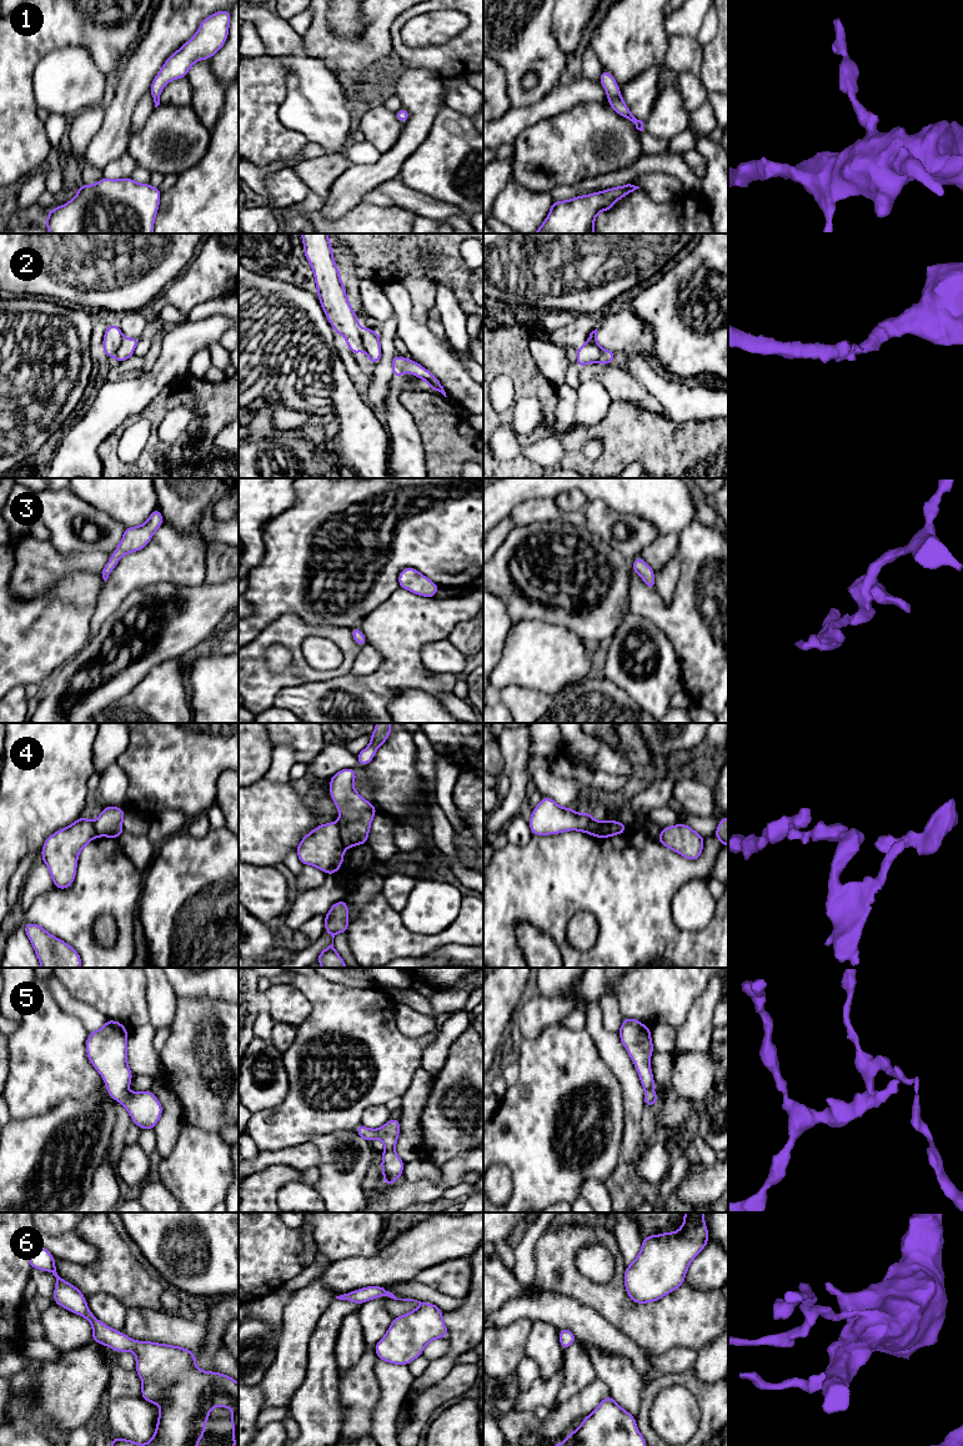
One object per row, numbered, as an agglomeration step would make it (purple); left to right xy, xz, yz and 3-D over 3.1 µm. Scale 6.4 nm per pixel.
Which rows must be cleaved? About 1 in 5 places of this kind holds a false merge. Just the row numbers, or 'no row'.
2, 4

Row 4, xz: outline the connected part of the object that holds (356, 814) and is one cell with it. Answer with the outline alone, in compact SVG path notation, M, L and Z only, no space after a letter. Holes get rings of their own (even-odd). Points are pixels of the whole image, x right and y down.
M352 768L341 769L330 778L330 794L340 812L336 823L345 848L367 843L370 825L377 812L355 790L355 779L356 770Z

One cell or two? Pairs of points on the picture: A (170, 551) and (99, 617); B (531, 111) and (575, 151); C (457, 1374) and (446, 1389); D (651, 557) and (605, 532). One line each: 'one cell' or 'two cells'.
A: one cell
B: two cells
C: one cell
D: two cells

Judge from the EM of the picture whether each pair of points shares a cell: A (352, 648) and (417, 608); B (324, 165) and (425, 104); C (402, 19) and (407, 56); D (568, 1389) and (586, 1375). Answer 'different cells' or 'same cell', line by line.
A: different cells
B: different cells
C: same cell
D: same cell

